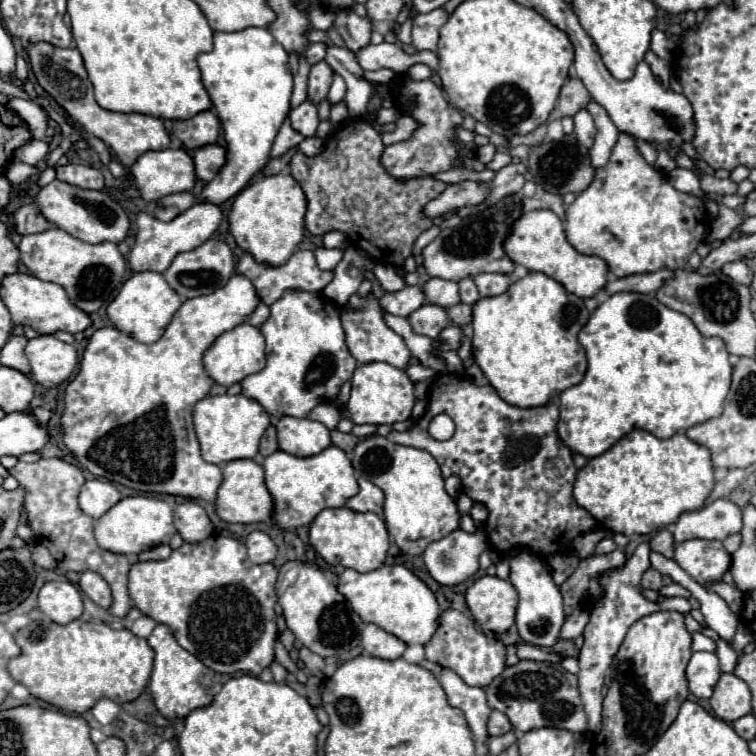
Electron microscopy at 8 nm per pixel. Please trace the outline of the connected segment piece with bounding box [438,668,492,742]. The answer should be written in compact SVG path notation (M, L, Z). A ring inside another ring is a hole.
M444 668L438 676L450 706L460 708L468 720L468 726L476 738L476 742L488 742L490 734L486 732L486 722L492 708L486 702L486 694L478 686L468 686L456 672Z

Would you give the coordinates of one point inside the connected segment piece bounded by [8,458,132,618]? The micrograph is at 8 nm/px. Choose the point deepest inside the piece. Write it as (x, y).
(52, 485)

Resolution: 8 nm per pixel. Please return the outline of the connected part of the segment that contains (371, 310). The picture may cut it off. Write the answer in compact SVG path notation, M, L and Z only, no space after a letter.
M372 292L368 296L352 294L348 298L348 302L340 308L340 320L342 320L344 332L346 332L346 346L360 364L378 360L378 362L388 362L396 368L406 368L408 360L410 360L410 350L408 350L404 338L386 326L384 314L386 314L384 308L378 304L378 300L374 298Z

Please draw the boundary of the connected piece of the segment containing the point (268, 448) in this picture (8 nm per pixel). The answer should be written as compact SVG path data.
M268 426L262 440L260 440L260 454L262 456L270 456L272 452L278 450L278 442L276 442L276 428Z

